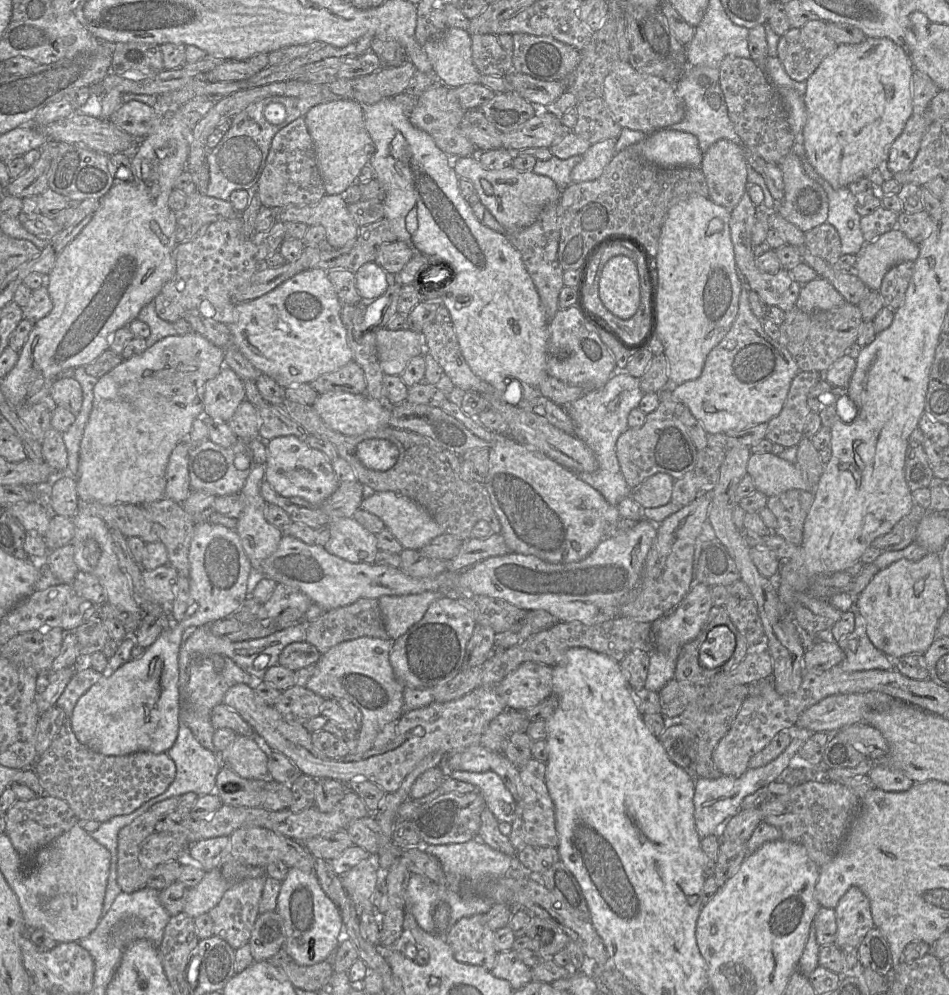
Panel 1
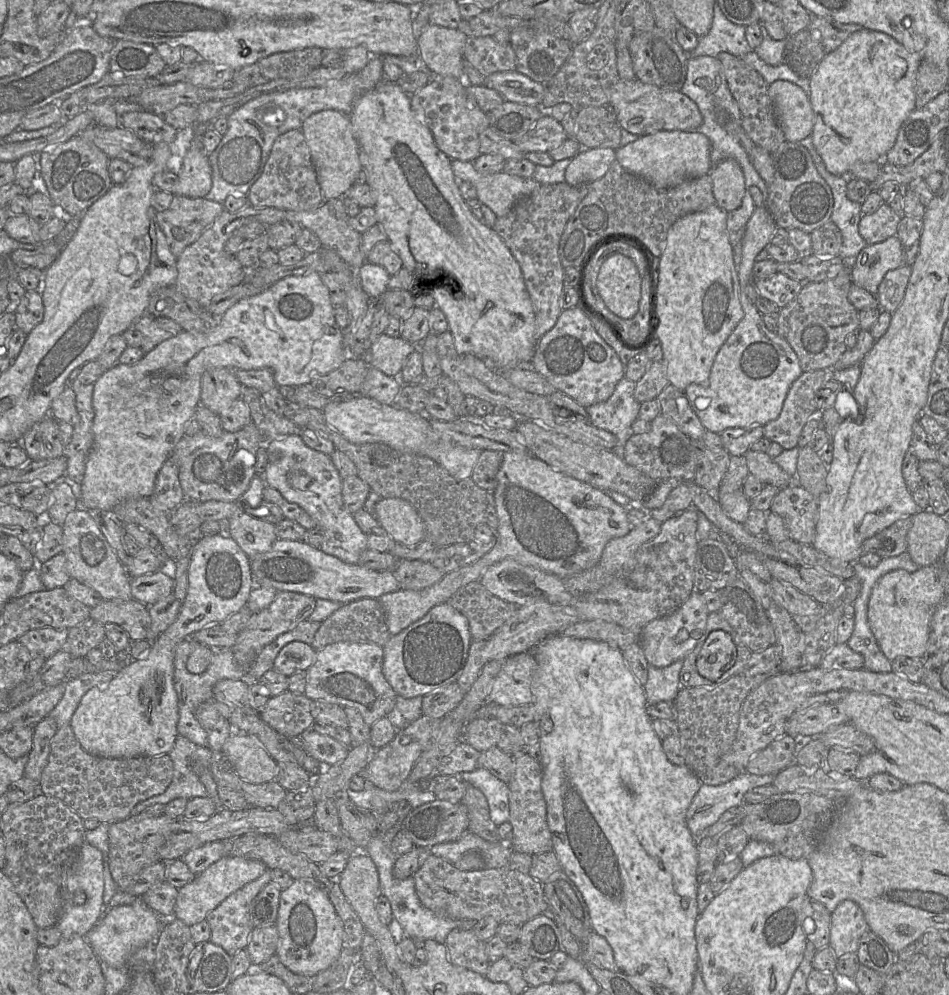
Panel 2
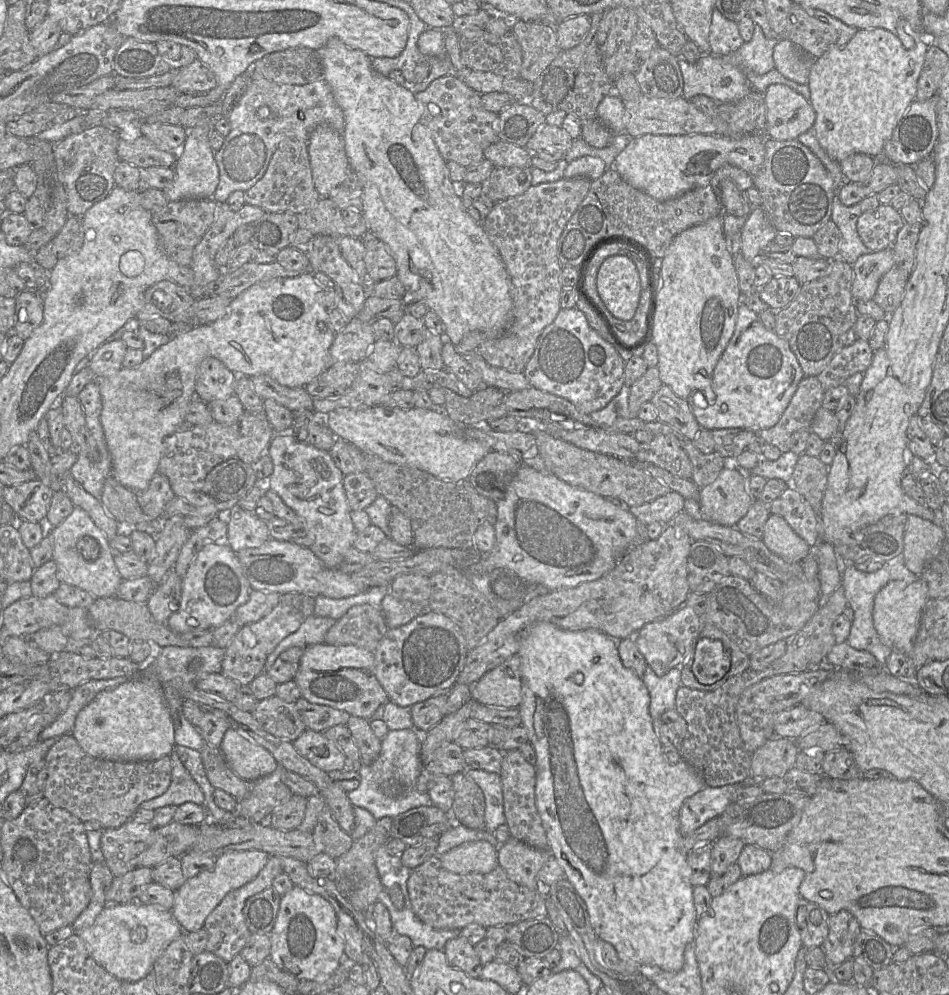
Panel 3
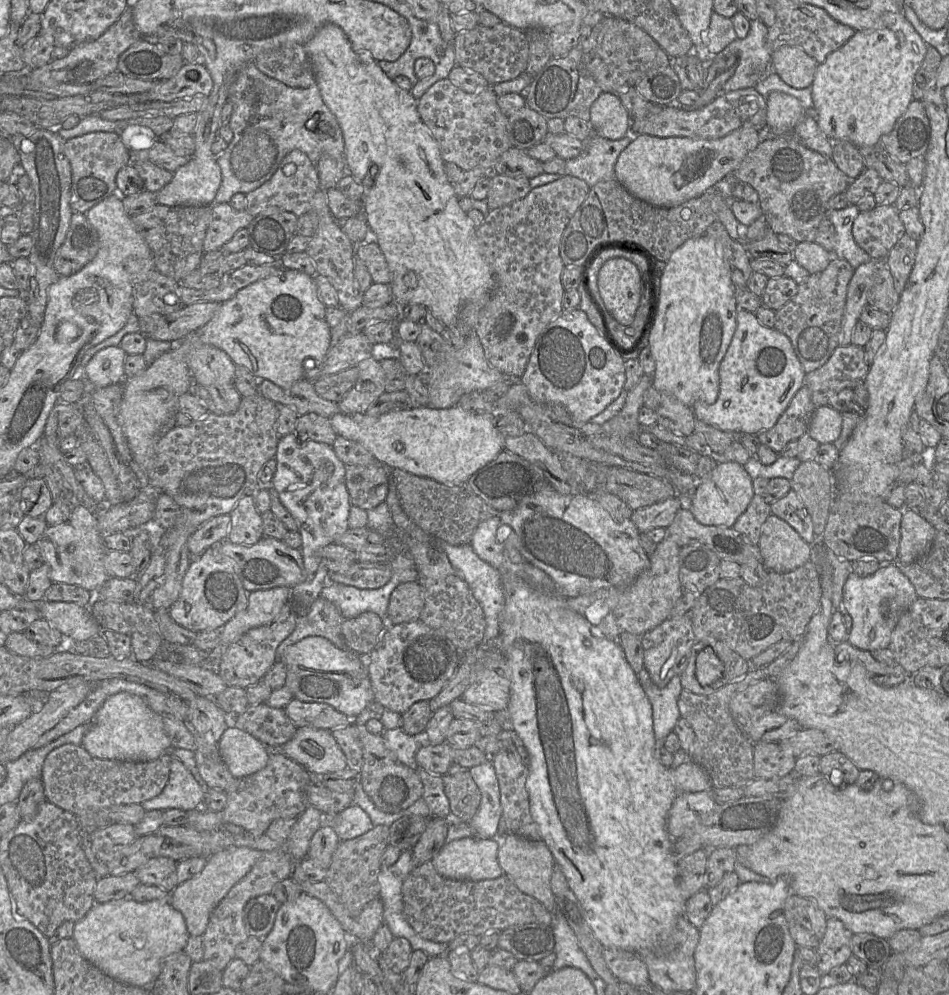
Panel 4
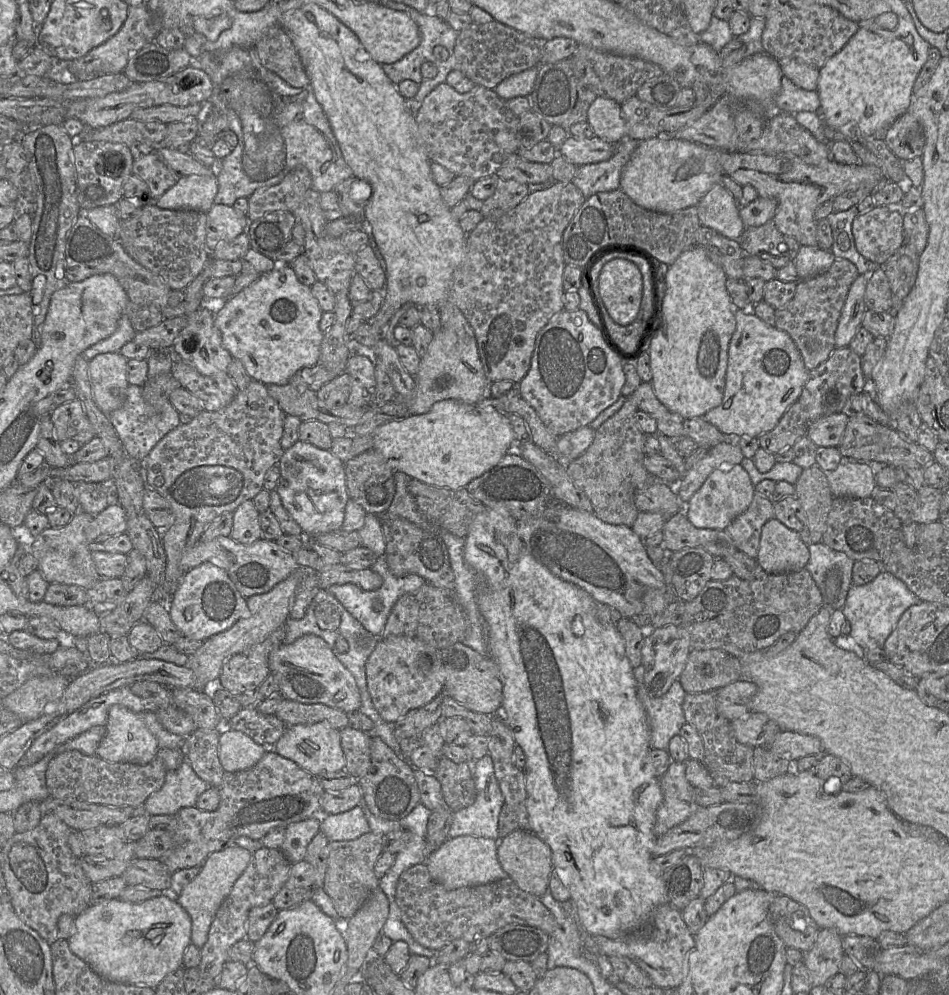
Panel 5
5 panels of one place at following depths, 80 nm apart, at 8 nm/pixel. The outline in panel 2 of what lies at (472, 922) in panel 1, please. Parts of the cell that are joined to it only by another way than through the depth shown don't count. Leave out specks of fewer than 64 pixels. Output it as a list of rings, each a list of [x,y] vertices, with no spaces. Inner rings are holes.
[[[454,929],[446,937],[445,945],[449,961],[459,967],[466,968],[485,976],[491,962],[486,954],[485,941],[479,940],[474,932]]]

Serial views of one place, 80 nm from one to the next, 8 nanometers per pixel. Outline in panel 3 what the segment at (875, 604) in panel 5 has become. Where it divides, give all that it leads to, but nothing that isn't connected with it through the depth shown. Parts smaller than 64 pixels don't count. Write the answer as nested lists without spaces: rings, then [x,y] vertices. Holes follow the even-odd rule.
[[[903,554],[885,562],[879,570],[872,573],[862,572],[858,570],[854,564],[849,564],[842,574],[842,585],[844,587],[845,597],[848,606],[854,611],[854,620],[847,643],[856,650],[870,652],[884,669],[886,669],[886,660],[893,649],[881,642],[874,627],[873,607],[875,596],[890,581],[898,580],[910,584],[916,581],[918,577],[919,575],[911,572],[906,567]]]

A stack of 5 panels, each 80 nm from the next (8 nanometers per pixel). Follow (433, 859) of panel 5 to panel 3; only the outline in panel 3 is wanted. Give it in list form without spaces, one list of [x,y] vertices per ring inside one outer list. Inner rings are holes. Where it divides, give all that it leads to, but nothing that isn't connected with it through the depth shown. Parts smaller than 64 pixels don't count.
[[[487,841],[462,843],[440,855],[441,865],[456,874],[490,873],[498,866],[498,849]]]

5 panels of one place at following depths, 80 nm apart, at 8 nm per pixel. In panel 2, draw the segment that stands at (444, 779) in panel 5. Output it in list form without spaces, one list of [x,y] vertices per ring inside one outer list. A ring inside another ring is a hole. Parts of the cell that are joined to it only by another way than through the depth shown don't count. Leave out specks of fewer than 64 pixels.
[[[467,784],[465,794],[460,803],[468,811],[469,831],[488,842],[496,843],[501,841],[498,826],[490,818],[486,797],[478,788]]]

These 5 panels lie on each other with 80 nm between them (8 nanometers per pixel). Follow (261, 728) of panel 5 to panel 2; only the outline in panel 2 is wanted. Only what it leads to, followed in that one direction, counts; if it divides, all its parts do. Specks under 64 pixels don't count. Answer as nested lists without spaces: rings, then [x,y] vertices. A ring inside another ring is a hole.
[[[285,691],[269,698],[259,710],[259,717],[279,734],[299,738],[314,722],[311,714],[313,700],[304,694]]]

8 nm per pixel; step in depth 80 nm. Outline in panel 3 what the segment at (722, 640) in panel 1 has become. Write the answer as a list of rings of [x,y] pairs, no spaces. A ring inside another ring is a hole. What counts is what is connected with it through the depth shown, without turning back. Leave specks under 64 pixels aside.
[[[703,638],[696,644],[693,673],[704,685],[720,681],[730,670],[730,651],[718,639]]]

